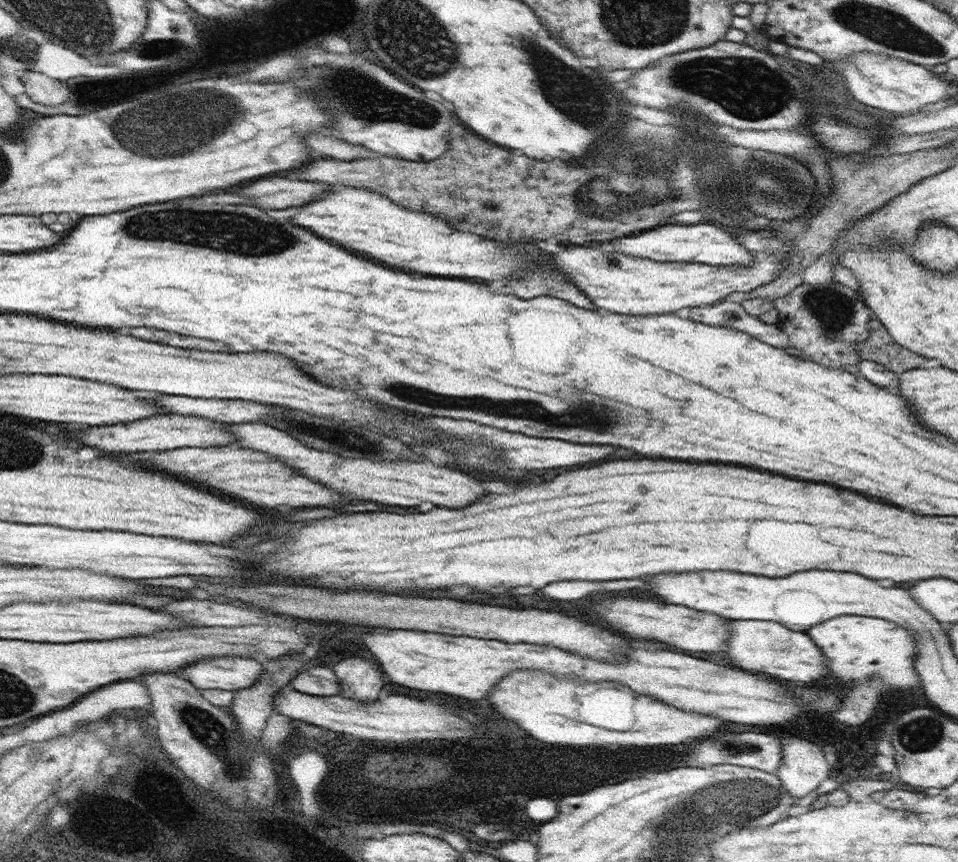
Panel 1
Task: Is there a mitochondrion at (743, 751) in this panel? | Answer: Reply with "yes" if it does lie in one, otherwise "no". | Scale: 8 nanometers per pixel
yes

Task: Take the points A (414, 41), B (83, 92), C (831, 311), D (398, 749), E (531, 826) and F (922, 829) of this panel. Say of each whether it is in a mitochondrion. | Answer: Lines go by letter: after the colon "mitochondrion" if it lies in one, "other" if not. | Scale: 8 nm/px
A: mitochondrion
B: other
C: mitochondrion
D: other
E: other
F: other

